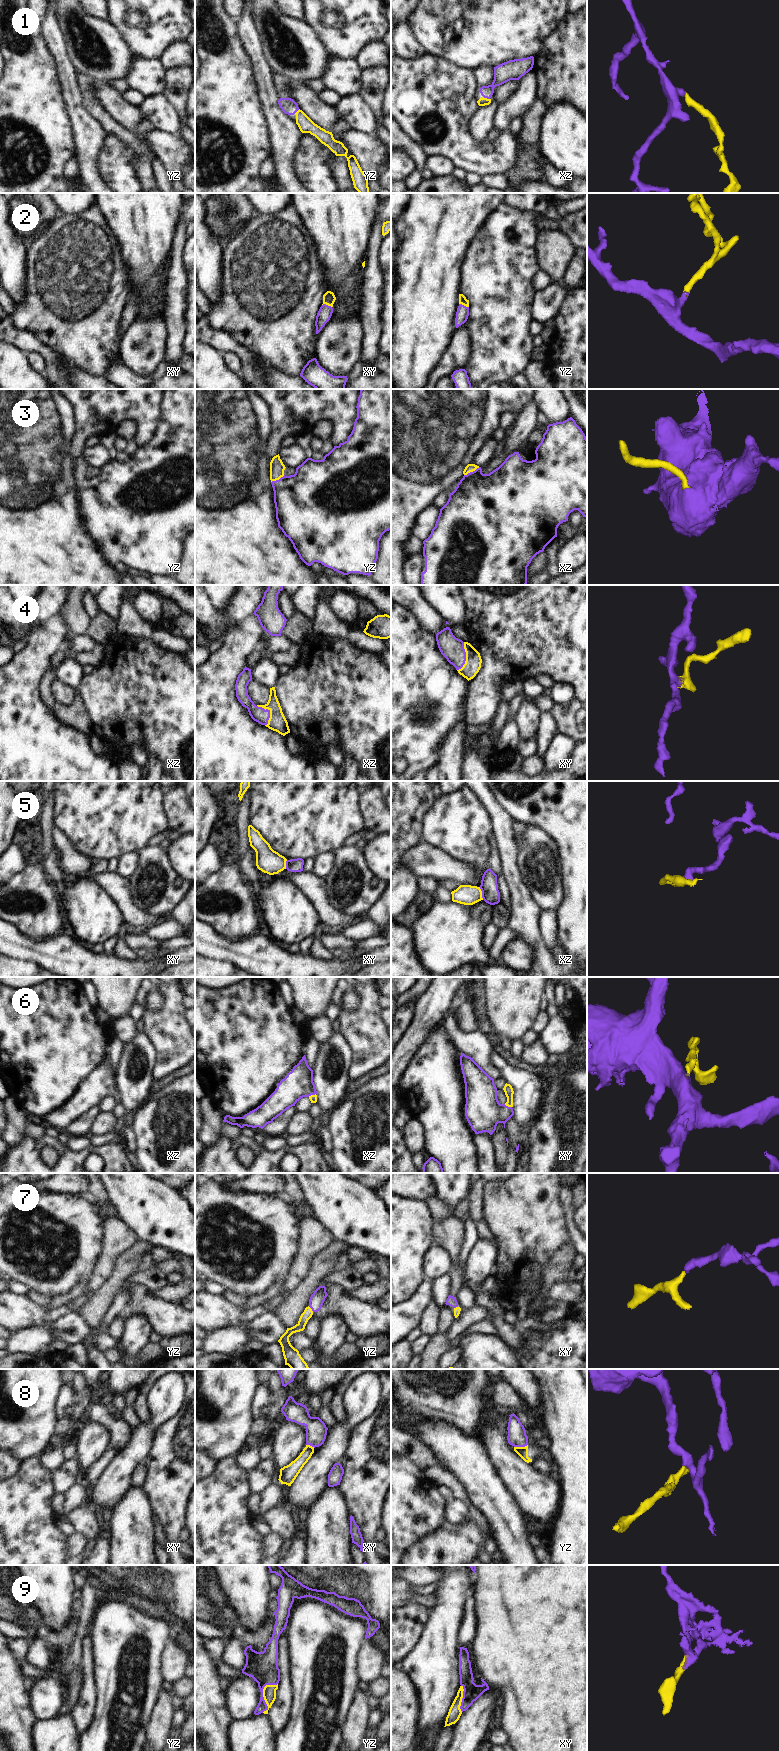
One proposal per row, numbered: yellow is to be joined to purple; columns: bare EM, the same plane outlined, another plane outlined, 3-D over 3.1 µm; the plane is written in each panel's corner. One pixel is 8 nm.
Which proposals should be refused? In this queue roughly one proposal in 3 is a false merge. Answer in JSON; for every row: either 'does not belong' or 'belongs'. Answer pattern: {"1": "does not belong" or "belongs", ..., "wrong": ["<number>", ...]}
{"1": "belongs", "2": "belongs", "3": "belongs", "4": "belongs", "5": "does not belong", "6": "belongs", "7": "belongs", "8": "does not belong", "9": "belongs", "wrong": ["5", "8"]}

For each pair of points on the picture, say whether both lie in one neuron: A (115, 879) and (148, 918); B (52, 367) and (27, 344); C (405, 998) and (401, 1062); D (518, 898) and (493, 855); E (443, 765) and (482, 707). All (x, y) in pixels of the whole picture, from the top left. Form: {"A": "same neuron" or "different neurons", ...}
{"A": "same neuron", "B": "same neuron", "C": "different neurons", "D": "different neurons", "E": "different neurons"}

